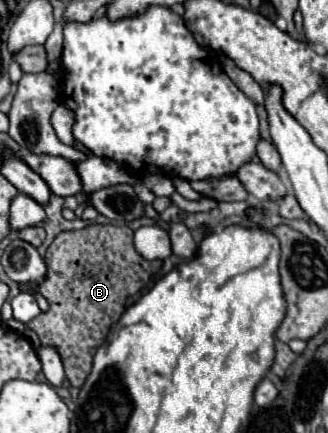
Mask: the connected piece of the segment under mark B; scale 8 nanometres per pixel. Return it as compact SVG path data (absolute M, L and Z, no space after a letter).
M91 224L91 226L85 226L83 230L61 232L53 240L53 244L47 248L45 264L47 264L47 276L39 284L39 292L47 298L49 312L39 314L27 326L37 332L43 346L53 346L61 354L63 368L67 366L65 376L67 376L69 384L81 388L85 378L91 372L91 362L93 362L97 348L105 342L113 322L117 322L121 318L127 296L137 294L149 282L149 278L159 270L161 260L149 262L149 260L141 258L133 246L133 230L129 230L127 226Z

